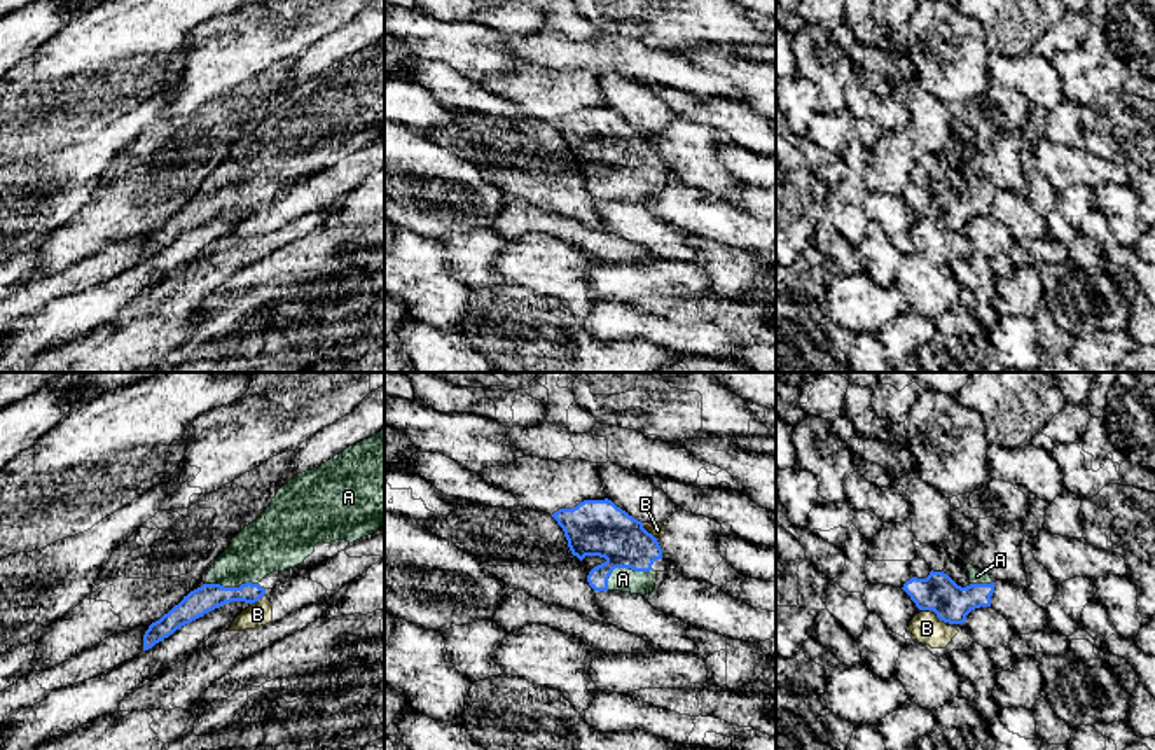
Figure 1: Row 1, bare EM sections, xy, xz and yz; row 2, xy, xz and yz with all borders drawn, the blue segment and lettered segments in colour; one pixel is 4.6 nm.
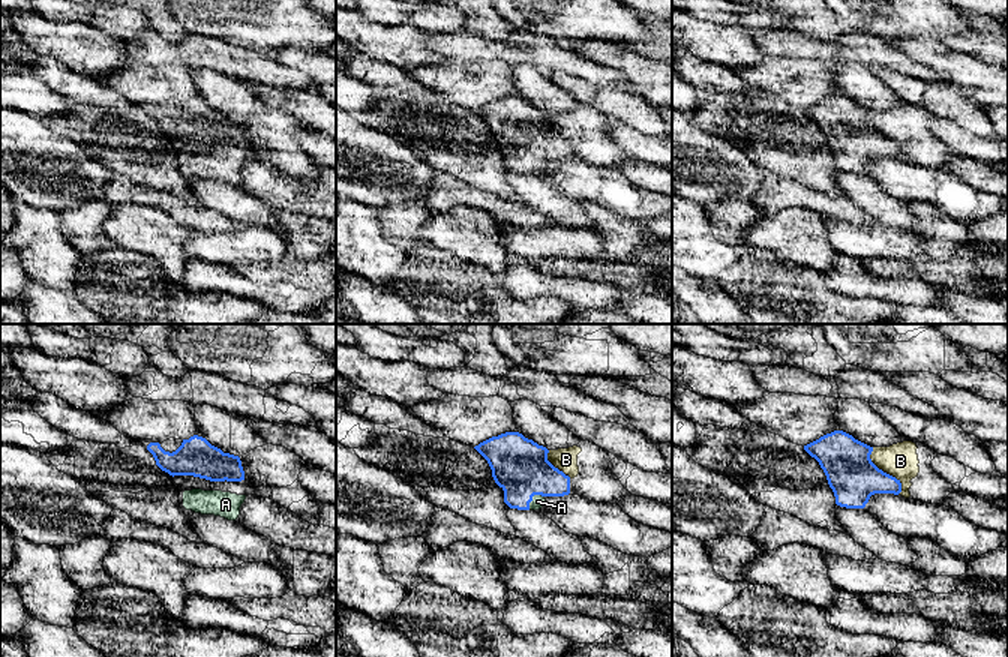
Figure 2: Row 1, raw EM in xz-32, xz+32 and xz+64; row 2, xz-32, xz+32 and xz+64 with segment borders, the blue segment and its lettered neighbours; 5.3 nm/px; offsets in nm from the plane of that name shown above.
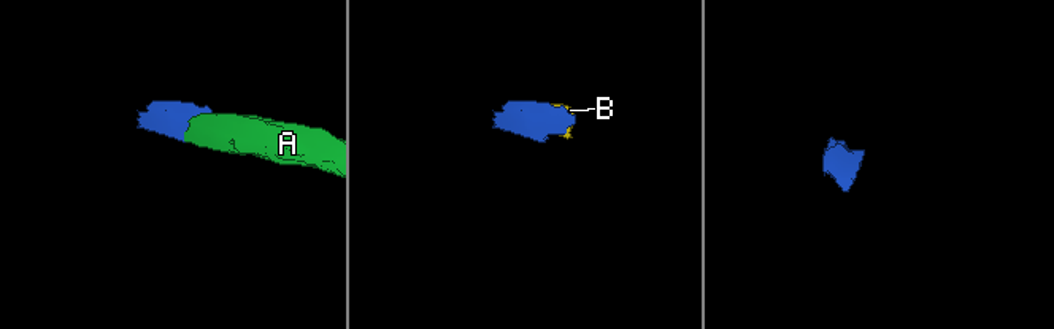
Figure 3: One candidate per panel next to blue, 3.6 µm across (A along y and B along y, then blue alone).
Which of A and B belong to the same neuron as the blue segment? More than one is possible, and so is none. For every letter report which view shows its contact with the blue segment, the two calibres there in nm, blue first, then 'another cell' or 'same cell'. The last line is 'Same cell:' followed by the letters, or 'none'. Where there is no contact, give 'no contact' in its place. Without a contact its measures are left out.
A: contact in xz; calibres 260 and 110 nm; same cell
B: contact in xz; calibres 260 and 70 nm; another cell
Same cell: A

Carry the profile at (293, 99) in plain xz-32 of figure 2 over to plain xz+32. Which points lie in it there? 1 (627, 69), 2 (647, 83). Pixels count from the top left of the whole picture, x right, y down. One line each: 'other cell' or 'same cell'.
1: other cell
2: other cell

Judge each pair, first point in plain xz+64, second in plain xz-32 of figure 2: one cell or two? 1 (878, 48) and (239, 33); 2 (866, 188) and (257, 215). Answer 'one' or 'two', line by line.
1: two
2: one

